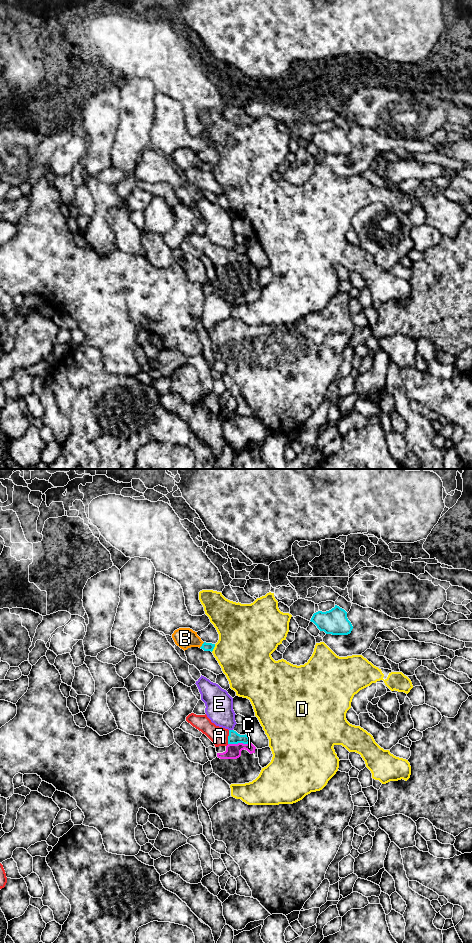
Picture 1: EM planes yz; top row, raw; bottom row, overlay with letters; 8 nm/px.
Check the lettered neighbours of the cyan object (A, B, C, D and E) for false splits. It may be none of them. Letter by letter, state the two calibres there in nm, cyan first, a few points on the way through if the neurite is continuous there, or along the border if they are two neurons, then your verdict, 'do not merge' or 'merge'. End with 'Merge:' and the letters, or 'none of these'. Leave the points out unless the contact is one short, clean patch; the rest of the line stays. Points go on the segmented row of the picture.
A: 100/140 nm | across yz (234, 738), (228, 737), (219, 736) | merge
B: 70/170 nm | do not merge
C: 100/130 nm | along yz (250, 742), (228, 744) | do not merge
D: 70/440 nm | along yz (215, 644), (211, 651) | do not merge
E: 100/220 nm | do not merge
Merge: A

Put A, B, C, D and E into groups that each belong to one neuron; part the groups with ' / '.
A / B / C / D / E

